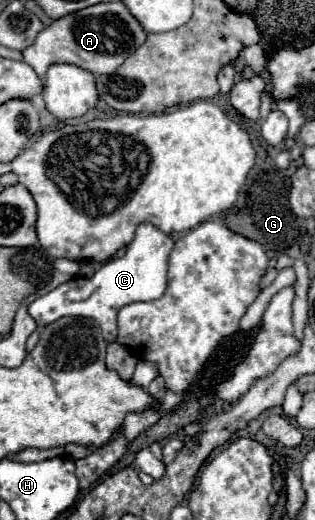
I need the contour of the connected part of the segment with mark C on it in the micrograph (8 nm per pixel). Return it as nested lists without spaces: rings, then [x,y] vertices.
[[[141,224],[135,232],[131,246],[127,246],[123,256],[119,256],[115,260],[107,260],[92,277],[85,277],[91,278],[91,284],[95,288],[87,300],[75,302],[75,300],[63,298],[63,294],[59,292],[59,288],[63,286],[61,284],[41,298],[33,300],[27,306],[27,310],[37,324],[41,324],[41,322],[51,324],[63,316],[93,318],[99,324],[105,342],[113,342],[117,338],[119,308],[123,308],[125,304],[131,304],[131,302],[147,302],[147,300],[157,300],[163,296],[163,292],[167,288],[167,258],[169,258],[171,248],[173,248],[173,240],[165,232],[161,232],[153,224]]]

